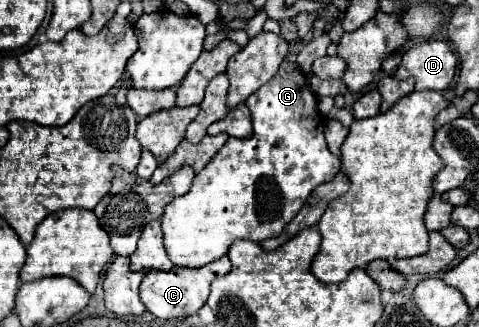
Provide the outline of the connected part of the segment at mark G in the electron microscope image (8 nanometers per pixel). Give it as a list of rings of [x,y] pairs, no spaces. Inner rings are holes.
[[[282,62],[278,72],[264,84],[260,86],[260,90],[256,90],[254,94],[248,96],[246,100],[246,106],[250,108],[252,112],[252,122],[254,122],[254,134],[250,138],[228,138],[226,144],[216,152],[216,156],[208,162],[208,166],[204,166],[204,170],[200,170],[196,176],[194,176],[194,182],[192,182],[192,188],[188,194],[180,196],[180,198],[174,198],[166,208],[164,208],[164,214],[162,214],[162,232],[164,232],[164,248],[166,248],[166,254],[168,258],[172,260],[174,266],[188,266],[188,268],[200,268],[216,258],[222,258],[230,244],[234,240],[252,240],[252,242],[262,242],[266,238],[272,238],[272,236],[278,236],[284,226],[298,214],[298,210],[302,208],[304,200],[308,198],[308,194],[324,184],[324,182],[330,182],[338,172],[340,172],[340,158],[334,156],[328,146],[326,146],[326,140],[324,140],[324,128],[326,128],[326,118],[320,114],[318,110],[318,98],[316,94],[310,90],[310,84],[308,84],[308,78],[302,74],[302,70],[298,70],[298,66],[294,62]]]

